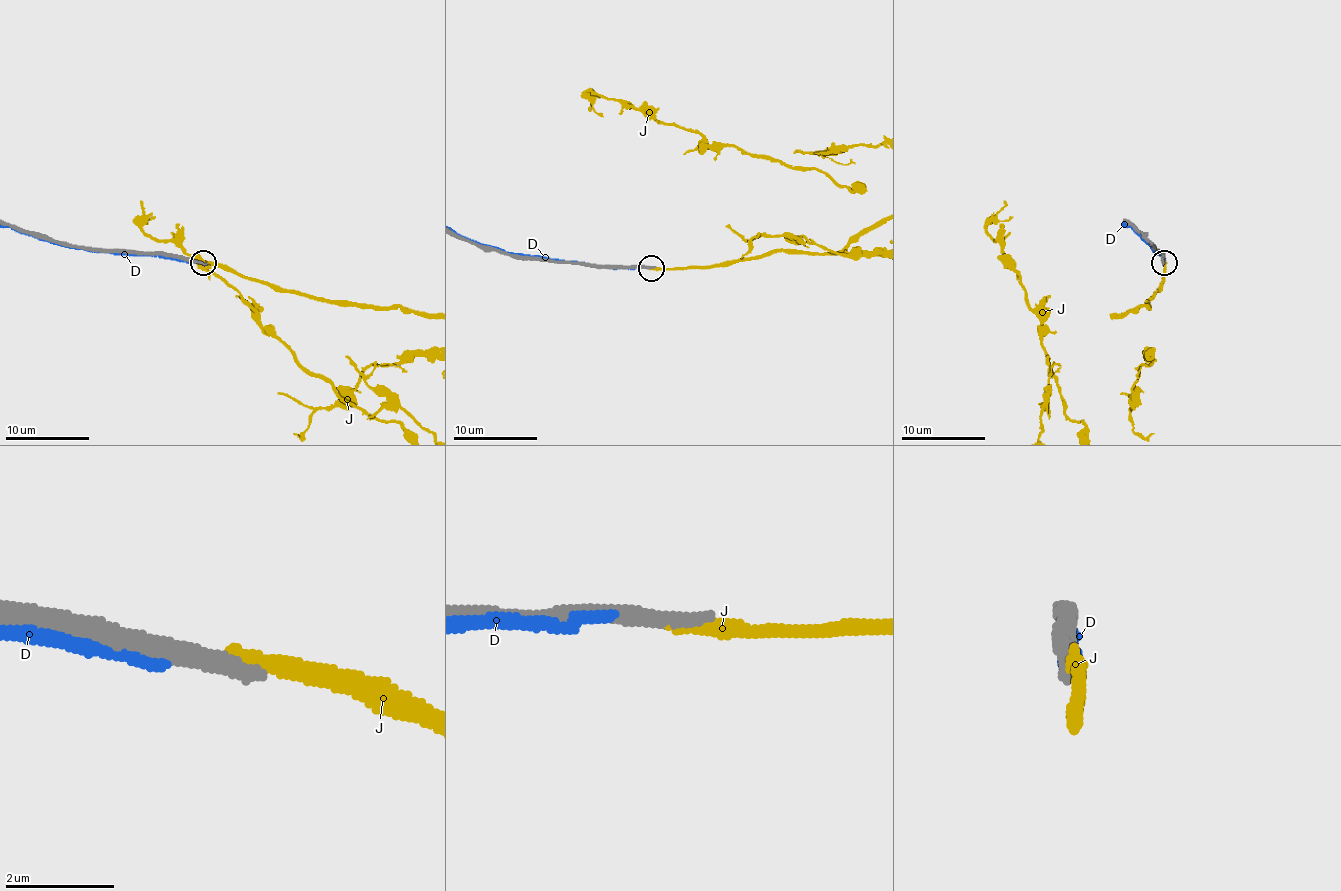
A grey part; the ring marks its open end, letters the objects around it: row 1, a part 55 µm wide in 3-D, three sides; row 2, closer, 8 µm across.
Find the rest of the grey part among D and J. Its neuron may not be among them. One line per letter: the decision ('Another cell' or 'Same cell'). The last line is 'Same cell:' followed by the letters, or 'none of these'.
D: Another cell
J: Same cell
Same cell: J

